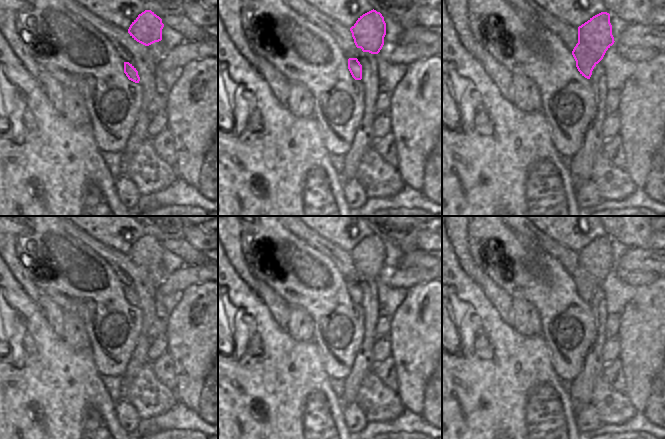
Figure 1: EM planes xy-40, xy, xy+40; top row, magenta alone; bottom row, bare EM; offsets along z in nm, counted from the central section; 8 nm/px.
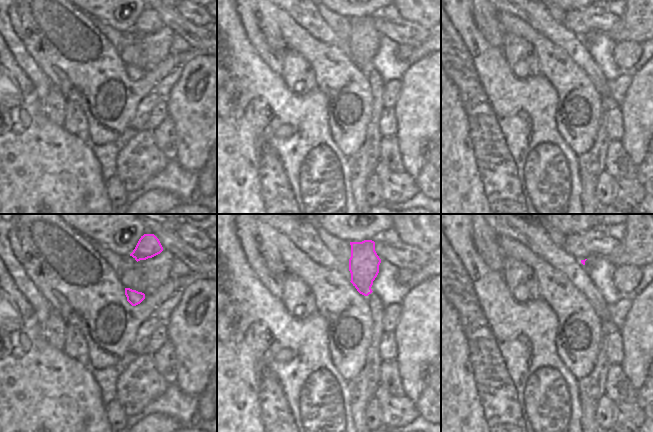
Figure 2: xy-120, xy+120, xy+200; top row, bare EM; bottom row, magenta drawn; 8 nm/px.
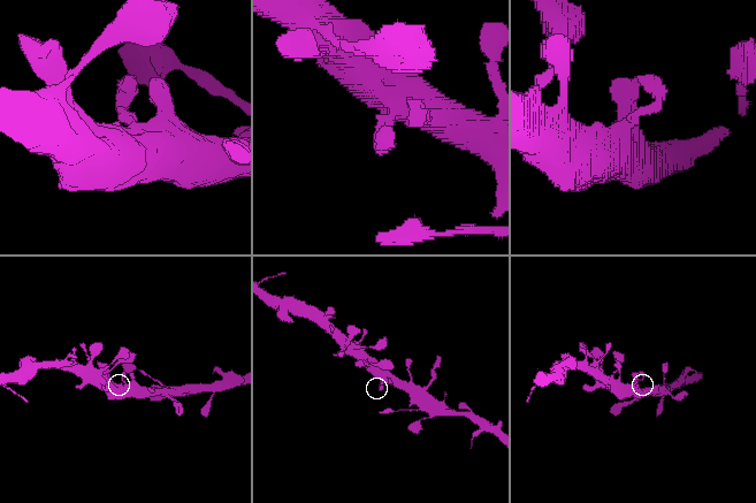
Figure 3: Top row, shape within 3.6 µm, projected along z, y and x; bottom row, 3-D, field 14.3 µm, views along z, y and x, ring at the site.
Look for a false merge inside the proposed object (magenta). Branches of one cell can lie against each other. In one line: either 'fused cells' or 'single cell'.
single cell

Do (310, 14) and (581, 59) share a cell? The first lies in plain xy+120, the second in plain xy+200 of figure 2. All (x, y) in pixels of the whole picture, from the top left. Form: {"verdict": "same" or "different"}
{"verdict": "same"}

